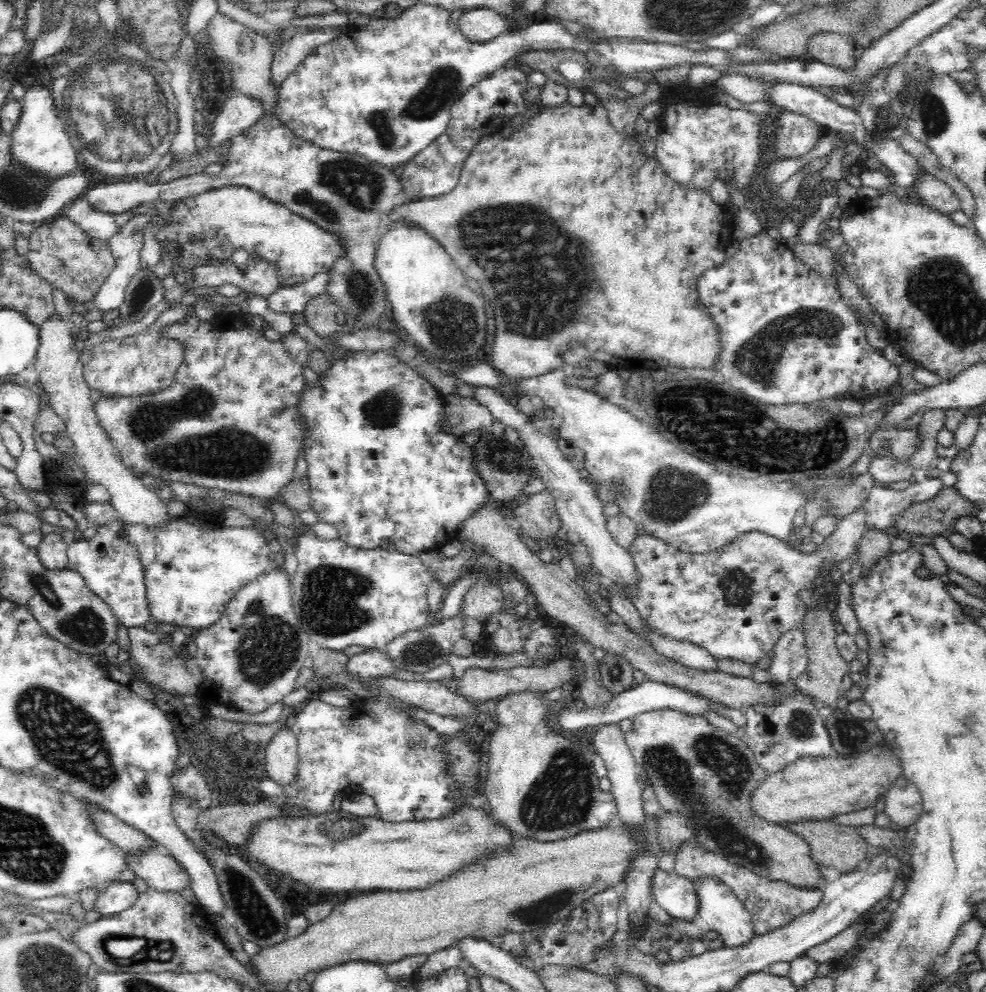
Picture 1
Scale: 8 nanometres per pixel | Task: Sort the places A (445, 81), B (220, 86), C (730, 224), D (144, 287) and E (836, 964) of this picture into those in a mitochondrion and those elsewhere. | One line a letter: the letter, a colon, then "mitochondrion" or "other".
A: mitochondrion
B: other
C: other
D: mitochondrion
E: other

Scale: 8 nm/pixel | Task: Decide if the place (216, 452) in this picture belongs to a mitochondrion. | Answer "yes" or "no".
yes

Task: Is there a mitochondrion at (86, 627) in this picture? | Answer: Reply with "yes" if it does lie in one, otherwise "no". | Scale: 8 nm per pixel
yes

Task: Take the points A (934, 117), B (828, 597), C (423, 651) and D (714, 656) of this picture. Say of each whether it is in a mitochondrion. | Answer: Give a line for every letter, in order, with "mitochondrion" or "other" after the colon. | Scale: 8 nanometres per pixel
A: mitochondrion
B: other
C: mitochondrion
D: other

